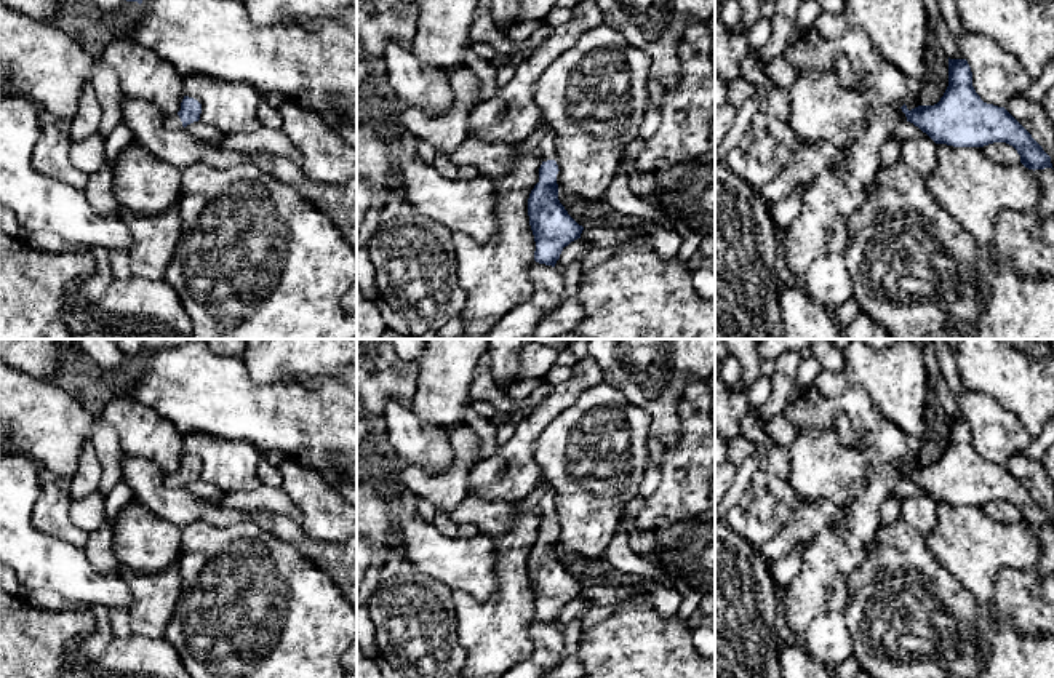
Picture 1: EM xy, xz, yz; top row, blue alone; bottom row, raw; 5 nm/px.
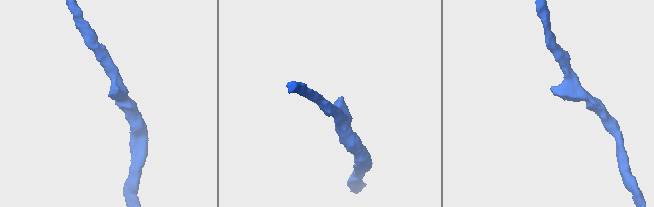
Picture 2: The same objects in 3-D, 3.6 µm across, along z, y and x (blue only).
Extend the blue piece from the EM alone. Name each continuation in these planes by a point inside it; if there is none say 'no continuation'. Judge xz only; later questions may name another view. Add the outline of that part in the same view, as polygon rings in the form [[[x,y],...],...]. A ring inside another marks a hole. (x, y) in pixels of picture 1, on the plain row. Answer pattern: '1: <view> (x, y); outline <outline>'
1: xz (547, 502); outline [[[553,489],[552,491],[547,491],[539,505],[537,505],[537,515],[542,518],[542,520],[547,520],[547,518],[553,518],[553,507],[555,507],[555,493]]]

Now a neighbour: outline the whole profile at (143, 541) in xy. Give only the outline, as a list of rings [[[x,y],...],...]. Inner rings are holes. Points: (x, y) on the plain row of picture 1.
[[[136,499],[117,513],[110,526],[114,553],[122,568],[162,572],[181,558],[181,528]]]

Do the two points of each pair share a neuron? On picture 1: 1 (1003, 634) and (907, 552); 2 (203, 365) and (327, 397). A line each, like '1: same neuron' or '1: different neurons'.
1: same neuron
2: same neuron

